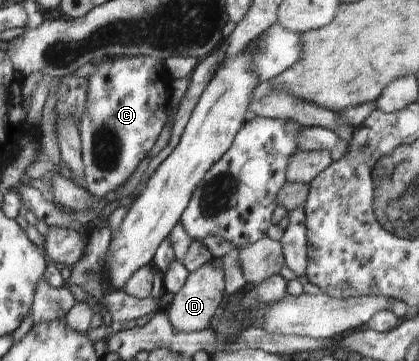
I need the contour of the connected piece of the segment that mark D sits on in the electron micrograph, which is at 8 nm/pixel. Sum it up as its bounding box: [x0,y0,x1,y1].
[167,257,226,333]

